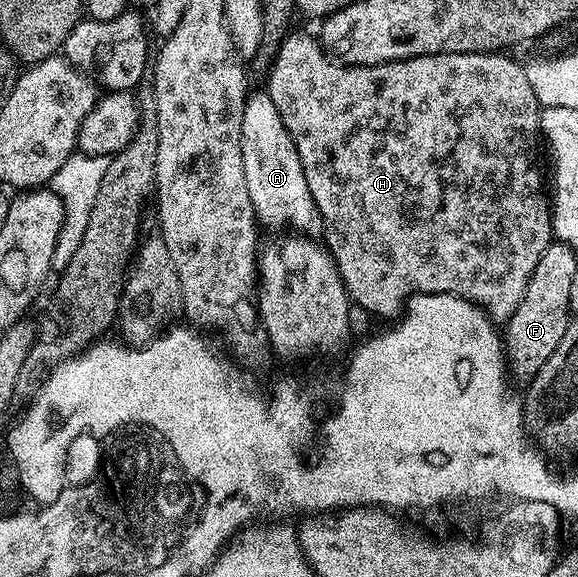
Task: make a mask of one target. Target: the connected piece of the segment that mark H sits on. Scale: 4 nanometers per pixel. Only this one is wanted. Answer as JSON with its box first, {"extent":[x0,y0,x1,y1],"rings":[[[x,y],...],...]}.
{"extent":[265,34,552,321],"rings":[[[287,34],[286,39],[278,47],[278,52],[274,54],[274,63],[270,67],[270,74],[265,80],[265,90],[270,92],[272,101],[276,109],[280,109],[280,117],[296,145],[296,153],[300,153],[300,165],[304,165],[304,177],[308,181],[308,189],[312,193],[312,201],[316,201],[318,218],[327,227],[326,235],[330,238],[328,250],[334,257],[338,265],[338,272],[346,286],[346,293],[355,304],[358,303],[366,311],[371,311],[374,315],[383,315],[384,318],[393,320],[403,314],[406,301],[413,295],[458,295],[462,299],[467,299],[470,303],[476,303],[491,319],[495,321],[505,321],[516,313],[516,305],[524,301],[524,289],[528,289],[528,281],[532,277],[532,269],[536,269],[536,261],[544,253],[544,249],[552,241],[552,203],[548,198],[548,191],[542,188],[542,175],[538,172],[538,139],[540,143],[540,108],[536,93],[532,93],[532,84],[528,82],[528,73],[525,66],[514,59],[509,59],[506,53],[452,53],[447,51],[445,55],[418,55],[414,59],[398,59],[395,63],[377,63],[374,67],[355,67],[347,65],[341,61],[335,61],[328,54],[325,47],[317,38],[310,35]]]}

